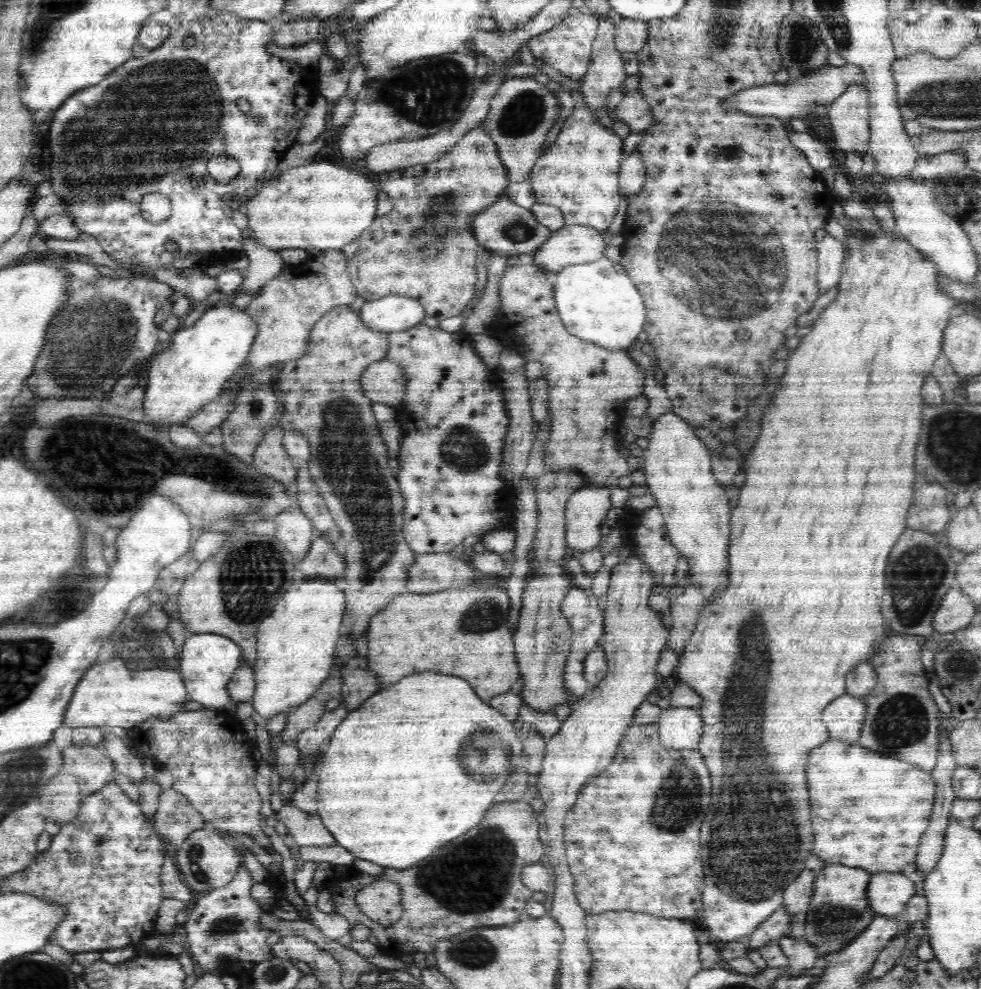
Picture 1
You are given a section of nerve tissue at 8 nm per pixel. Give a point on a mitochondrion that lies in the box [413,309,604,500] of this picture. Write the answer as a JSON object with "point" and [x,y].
{"point":[453,444]}

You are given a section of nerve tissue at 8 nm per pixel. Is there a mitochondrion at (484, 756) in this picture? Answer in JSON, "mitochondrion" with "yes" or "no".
{"mitochondrion":"yes"}

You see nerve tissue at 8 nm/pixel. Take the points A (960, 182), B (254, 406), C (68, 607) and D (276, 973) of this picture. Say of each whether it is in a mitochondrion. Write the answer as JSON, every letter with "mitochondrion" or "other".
{"A":"other","B":"mitochondrion","C":"other","D":"mitochondrion"}

